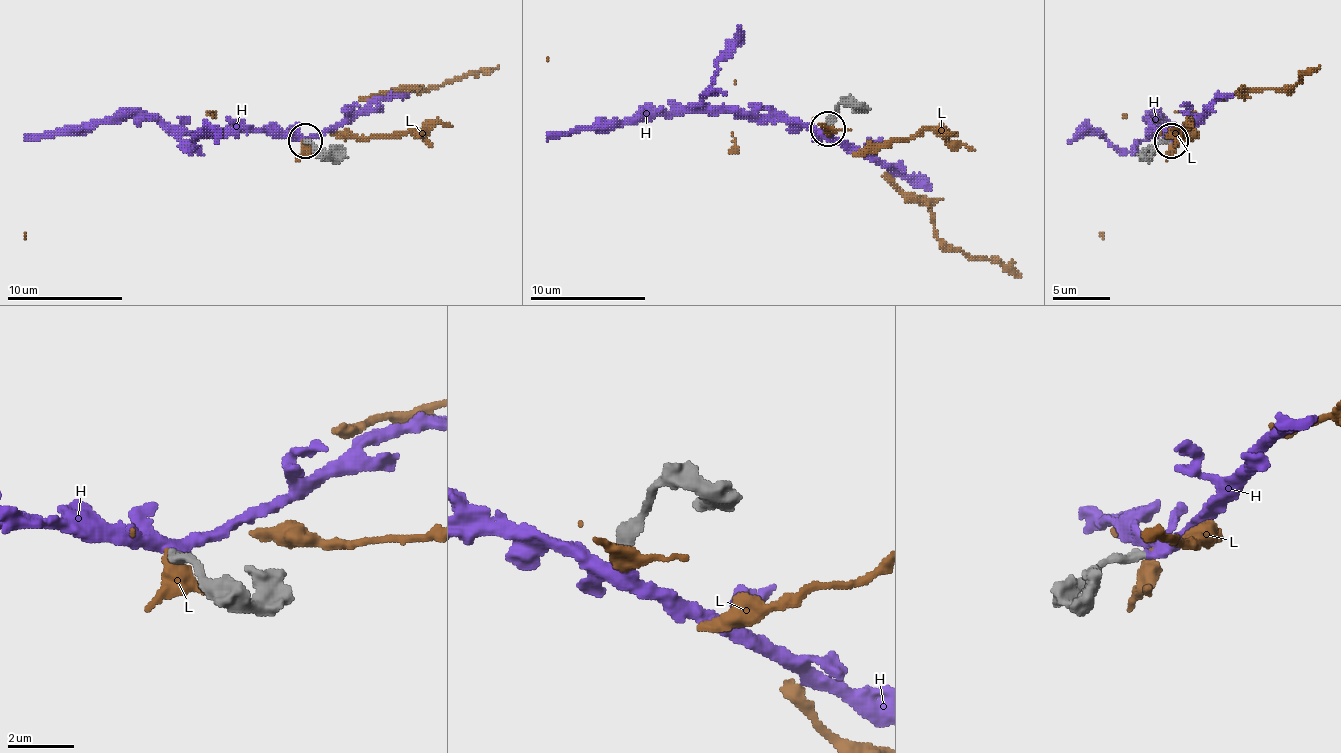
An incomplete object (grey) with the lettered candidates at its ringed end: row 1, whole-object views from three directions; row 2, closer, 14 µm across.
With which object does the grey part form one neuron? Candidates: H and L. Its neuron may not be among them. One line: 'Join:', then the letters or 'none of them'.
Join: H

